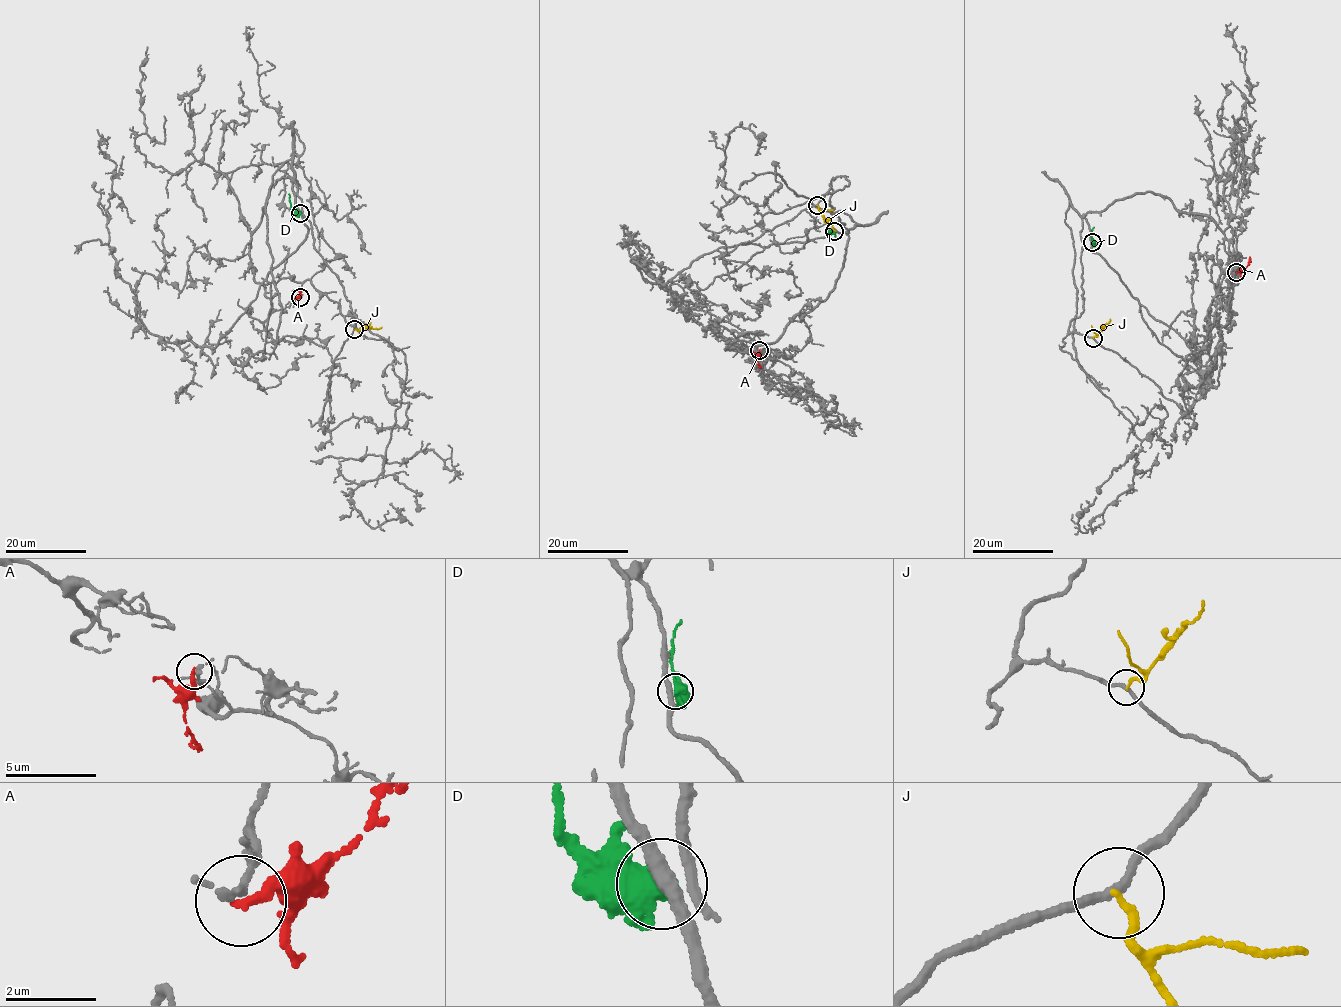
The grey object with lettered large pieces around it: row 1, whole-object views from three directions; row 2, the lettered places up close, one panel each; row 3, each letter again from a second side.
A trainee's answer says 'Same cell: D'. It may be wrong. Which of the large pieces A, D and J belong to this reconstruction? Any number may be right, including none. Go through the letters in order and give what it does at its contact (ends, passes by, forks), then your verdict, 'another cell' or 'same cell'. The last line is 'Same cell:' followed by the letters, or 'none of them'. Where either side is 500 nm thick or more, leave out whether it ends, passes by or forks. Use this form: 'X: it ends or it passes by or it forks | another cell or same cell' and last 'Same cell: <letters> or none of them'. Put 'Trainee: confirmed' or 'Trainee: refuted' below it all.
A: it ends | another cell
D: another cell
J: it ends | another cell
Same cell: none of them
Trainee: refuted

